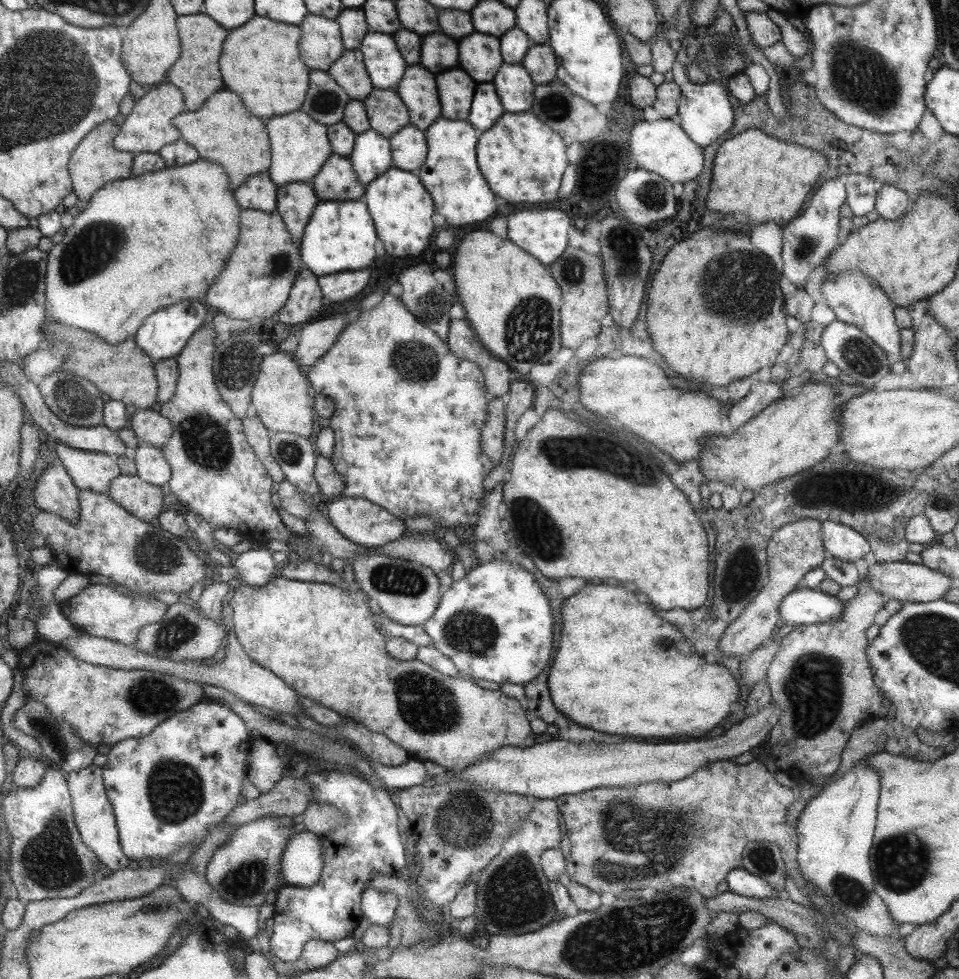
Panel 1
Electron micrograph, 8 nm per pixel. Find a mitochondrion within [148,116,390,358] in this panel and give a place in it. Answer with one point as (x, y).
(279, 262)

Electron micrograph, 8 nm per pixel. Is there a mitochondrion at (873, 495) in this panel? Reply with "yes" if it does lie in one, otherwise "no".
yes

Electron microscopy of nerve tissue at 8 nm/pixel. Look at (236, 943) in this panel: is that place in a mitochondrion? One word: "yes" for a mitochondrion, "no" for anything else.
no

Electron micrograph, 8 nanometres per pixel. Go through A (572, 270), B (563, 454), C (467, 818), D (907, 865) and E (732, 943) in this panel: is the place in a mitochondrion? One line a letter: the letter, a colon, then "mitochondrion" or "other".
A: mitochondrion
B: mitochondrion
C: mitochondrion
D: mitochondrion
E: other

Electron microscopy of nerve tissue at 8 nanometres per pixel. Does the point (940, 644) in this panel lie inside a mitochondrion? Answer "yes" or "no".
yes

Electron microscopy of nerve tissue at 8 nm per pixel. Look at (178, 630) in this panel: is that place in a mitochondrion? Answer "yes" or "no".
yes

